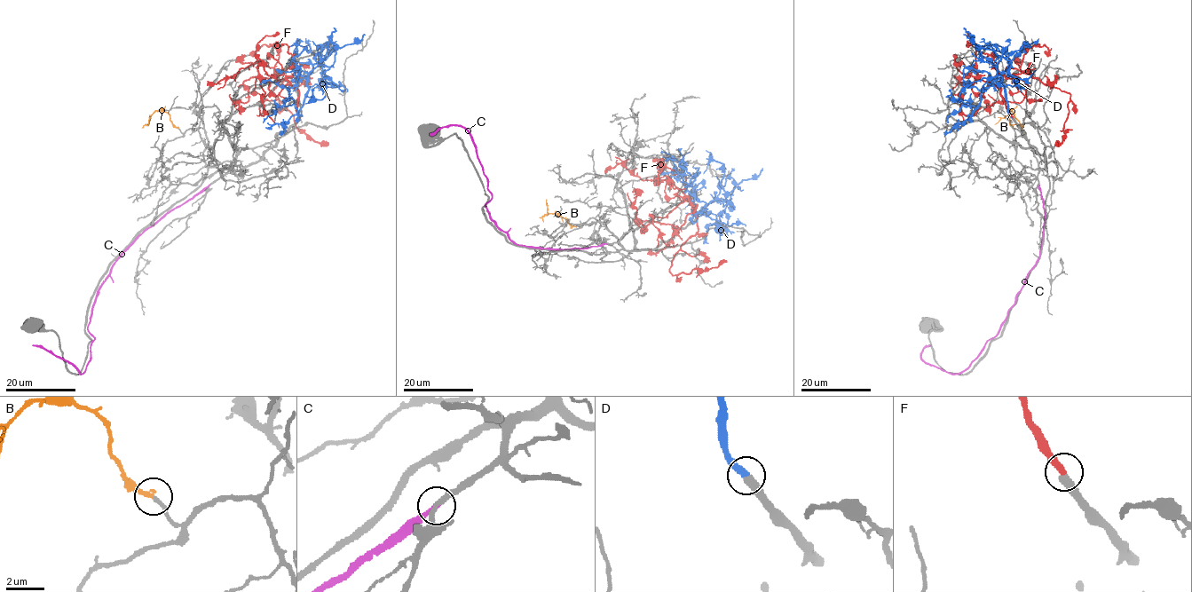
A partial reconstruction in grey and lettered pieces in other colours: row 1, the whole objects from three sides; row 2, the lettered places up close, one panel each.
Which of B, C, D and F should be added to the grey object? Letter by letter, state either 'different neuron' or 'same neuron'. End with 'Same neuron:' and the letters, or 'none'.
B: same neuron
C: different neuron
D: same neuron
F: different neuron
Same neuron: B, D

